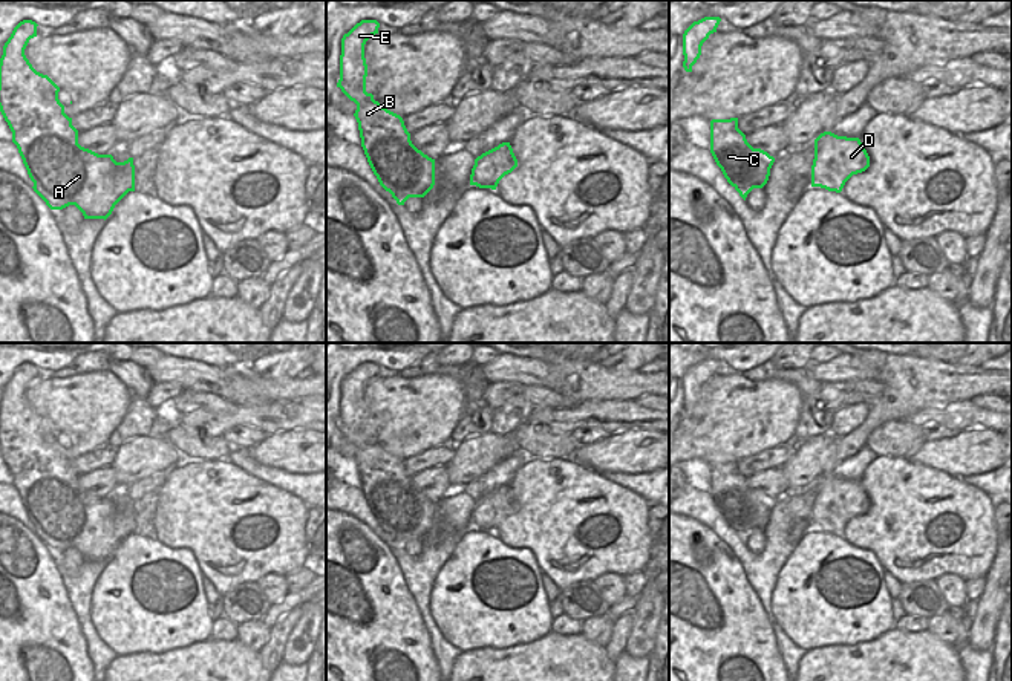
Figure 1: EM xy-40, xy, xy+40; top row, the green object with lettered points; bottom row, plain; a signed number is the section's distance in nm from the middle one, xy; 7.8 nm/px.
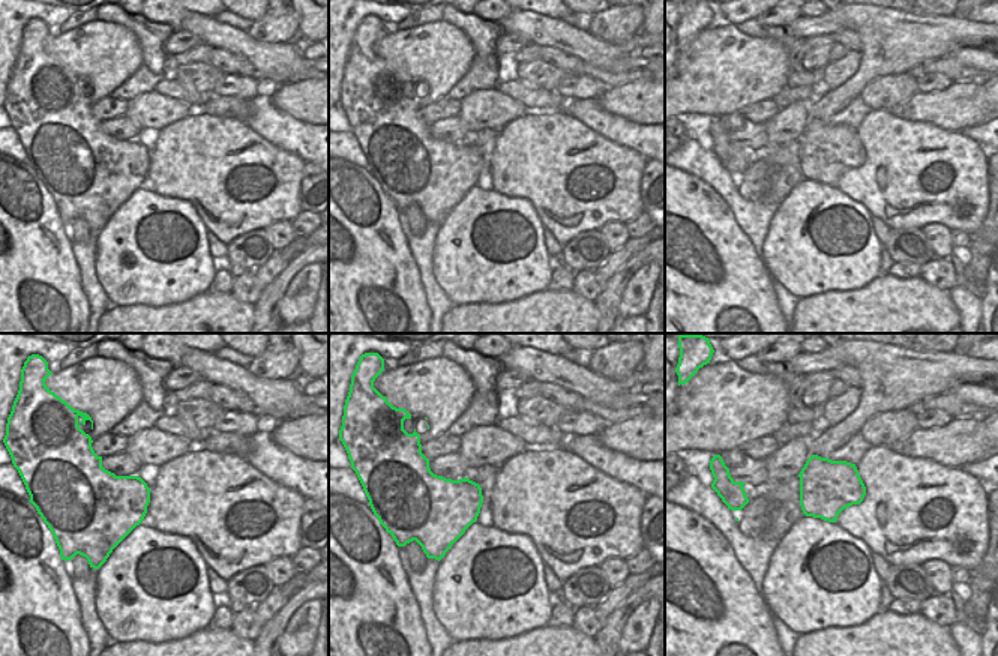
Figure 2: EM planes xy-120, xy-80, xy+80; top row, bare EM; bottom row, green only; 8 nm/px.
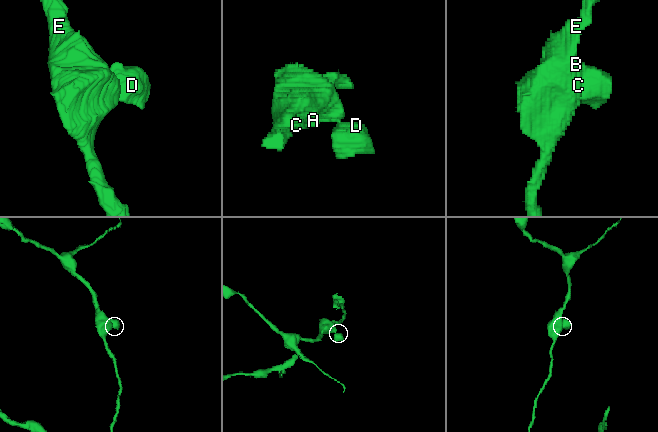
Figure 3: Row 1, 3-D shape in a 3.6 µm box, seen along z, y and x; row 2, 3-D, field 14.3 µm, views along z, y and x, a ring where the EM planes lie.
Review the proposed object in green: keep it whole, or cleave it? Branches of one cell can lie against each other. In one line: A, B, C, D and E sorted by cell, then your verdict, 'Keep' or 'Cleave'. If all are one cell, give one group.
Groups: A B C E / D. Cleave.

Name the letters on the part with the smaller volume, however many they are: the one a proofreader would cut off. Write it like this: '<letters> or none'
D

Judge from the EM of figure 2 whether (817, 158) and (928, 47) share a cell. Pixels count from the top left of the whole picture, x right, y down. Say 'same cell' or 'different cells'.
same cell

